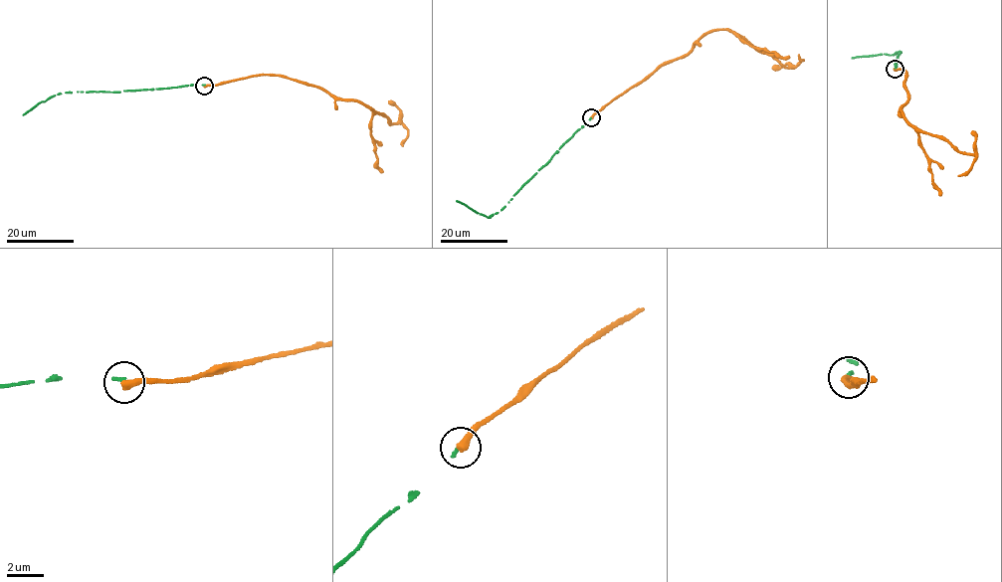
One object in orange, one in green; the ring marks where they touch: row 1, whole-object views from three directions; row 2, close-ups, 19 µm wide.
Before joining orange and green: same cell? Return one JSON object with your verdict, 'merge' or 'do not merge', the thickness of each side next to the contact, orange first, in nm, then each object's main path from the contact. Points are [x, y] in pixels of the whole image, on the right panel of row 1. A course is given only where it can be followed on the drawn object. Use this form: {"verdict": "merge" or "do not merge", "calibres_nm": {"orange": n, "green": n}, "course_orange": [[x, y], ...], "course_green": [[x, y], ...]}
{"verdict": "do not merge", "calibres_nm": {"orange": 440, "green": 150}, "course_orange": [[895, 69], [907, 73], [904, 84], [908, 94], [901, 109], [908, 122], [976, 155], [972, 167], [957, 176]], "course_green": [[895, 68], [900, 51], [852, 58]]}

